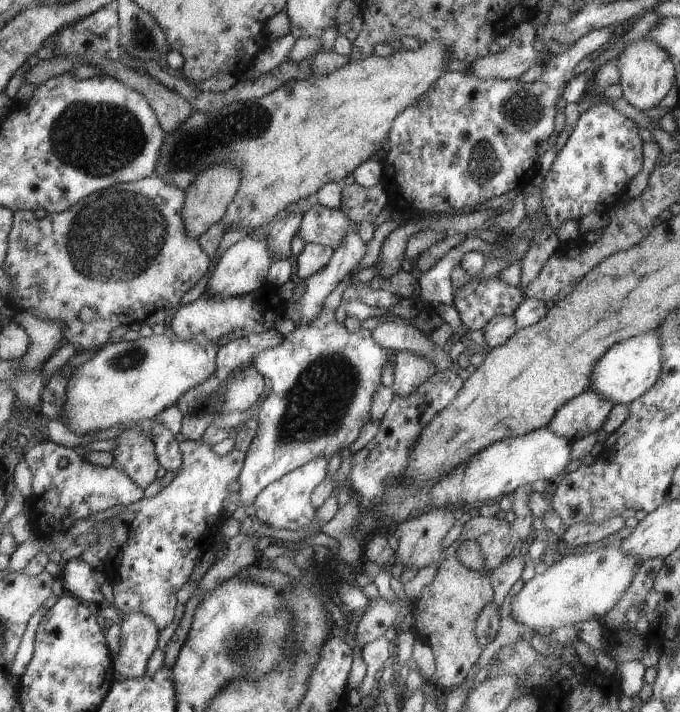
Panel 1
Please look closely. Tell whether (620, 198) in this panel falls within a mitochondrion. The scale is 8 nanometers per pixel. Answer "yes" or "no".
no

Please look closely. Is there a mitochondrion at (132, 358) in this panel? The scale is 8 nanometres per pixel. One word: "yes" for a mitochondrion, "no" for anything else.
yes

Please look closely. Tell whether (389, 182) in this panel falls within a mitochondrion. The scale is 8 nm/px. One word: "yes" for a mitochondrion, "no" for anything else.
no

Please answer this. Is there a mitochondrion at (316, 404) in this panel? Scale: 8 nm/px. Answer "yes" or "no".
yes

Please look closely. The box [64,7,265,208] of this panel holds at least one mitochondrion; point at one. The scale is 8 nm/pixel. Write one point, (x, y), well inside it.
(141, 35)

